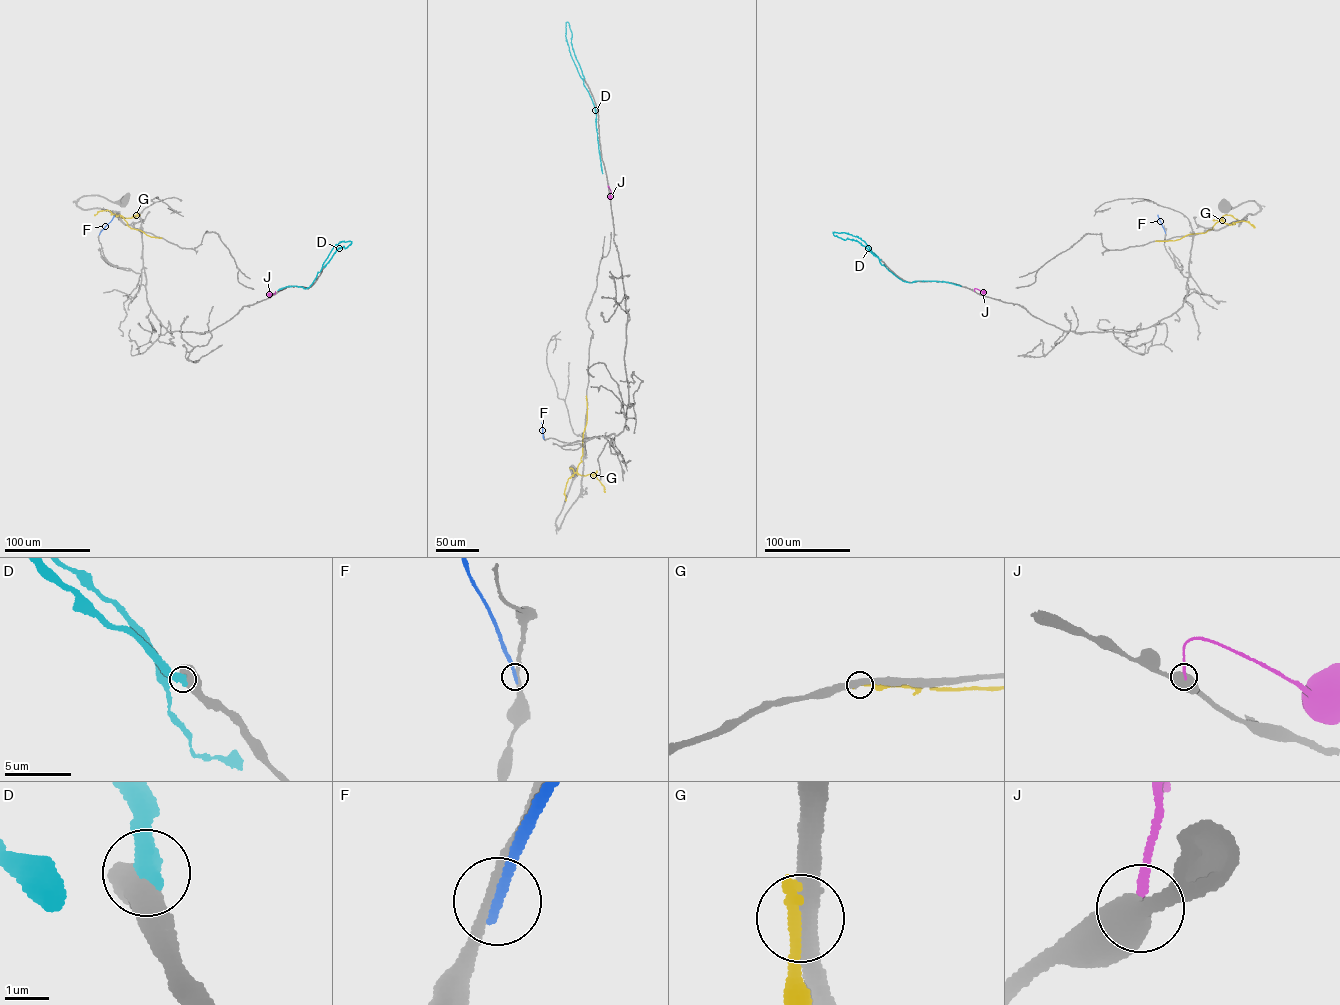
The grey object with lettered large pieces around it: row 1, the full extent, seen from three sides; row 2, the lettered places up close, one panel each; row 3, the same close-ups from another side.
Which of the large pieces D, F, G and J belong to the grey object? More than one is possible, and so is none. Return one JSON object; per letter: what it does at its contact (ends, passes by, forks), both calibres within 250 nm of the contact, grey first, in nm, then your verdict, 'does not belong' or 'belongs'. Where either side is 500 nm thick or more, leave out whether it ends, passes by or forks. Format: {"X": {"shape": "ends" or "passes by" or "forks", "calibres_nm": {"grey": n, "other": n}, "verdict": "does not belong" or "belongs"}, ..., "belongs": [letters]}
{"D": {"calibres_nm": {"grey": 800, "other": 550}, "verdict": "does not belong"}, "F": {"shape": "ends", "calibres_nm": {"grey": 220, "other": 240}, "verdict": "does not belong"}, "G": {"shape": "ends", "calibres_nm": {"grey": 460, "other": 320}, "verdict": "does not belong"}, "J": {"calibres_nm": {"grey": 550, "other": 200}, "verdict": "does not belong"}, "belongs": []}

